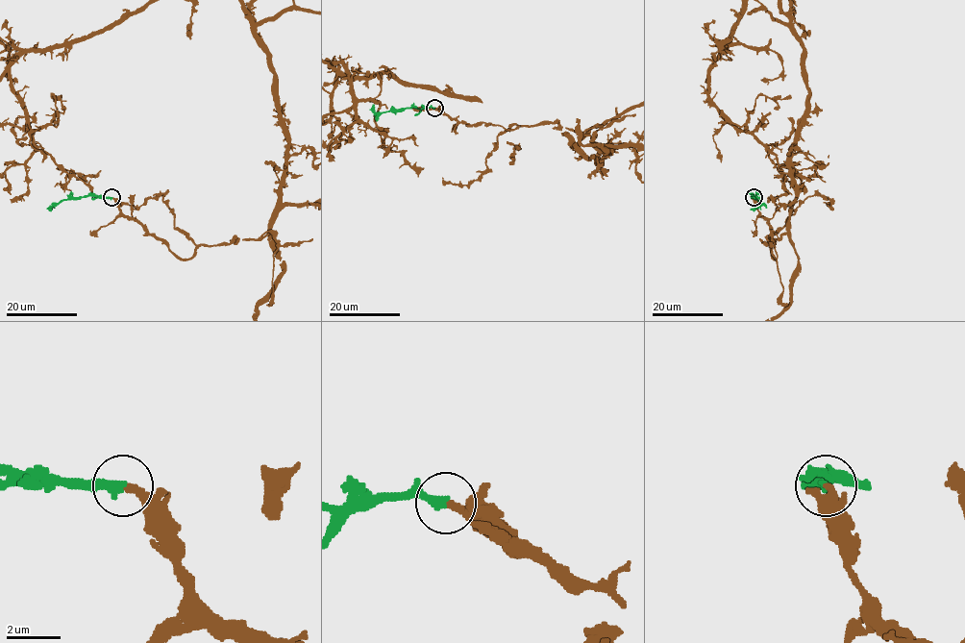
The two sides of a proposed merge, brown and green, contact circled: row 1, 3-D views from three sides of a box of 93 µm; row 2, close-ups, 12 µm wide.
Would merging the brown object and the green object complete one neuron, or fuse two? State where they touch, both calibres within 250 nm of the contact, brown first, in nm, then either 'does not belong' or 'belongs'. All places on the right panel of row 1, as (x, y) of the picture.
at (754, 197); 240 nm thick on the brown side, 300 nm on the other; belongs

